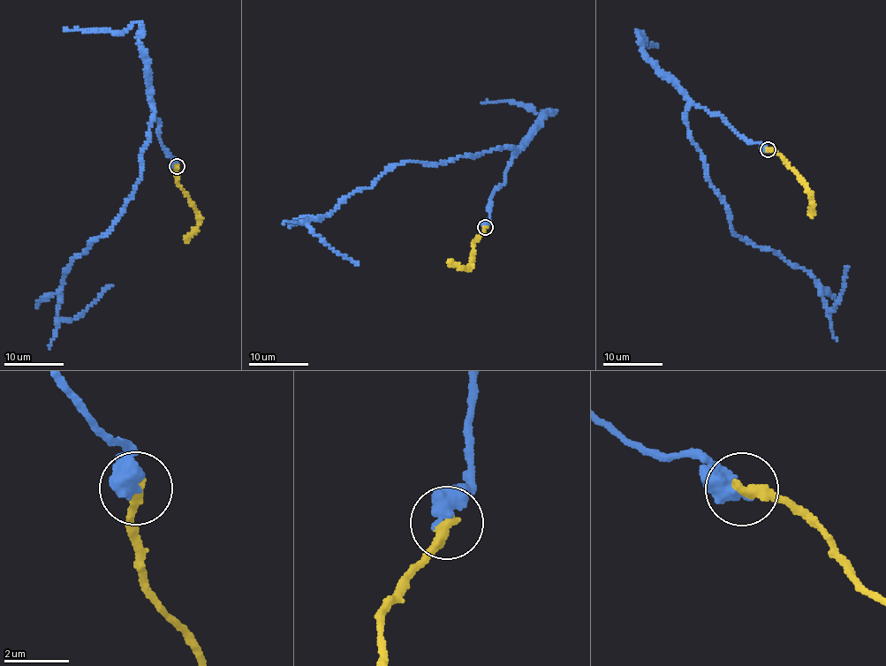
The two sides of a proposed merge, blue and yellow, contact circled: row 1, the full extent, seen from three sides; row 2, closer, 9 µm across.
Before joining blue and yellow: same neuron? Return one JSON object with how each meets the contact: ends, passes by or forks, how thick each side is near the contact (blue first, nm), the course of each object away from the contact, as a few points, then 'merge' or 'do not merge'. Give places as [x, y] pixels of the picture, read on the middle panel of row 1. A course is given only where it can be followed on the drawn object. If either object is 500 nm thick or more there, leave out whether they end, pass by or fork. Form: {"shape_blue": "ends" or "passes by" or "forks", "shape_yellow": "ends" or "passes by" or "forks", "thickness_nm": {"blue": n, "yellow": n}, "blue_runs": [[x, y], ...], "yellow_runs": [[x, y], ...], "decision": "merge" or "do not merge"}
{"thickness_nm": {"blue": 550, "yellow": 320}, "blue_runs": [[485, 226], [515, 151], [395, 165], [308, 220], [314, 234], [359, 264]], "yellow_runs": [[485, 228], [485, 232], [472, 246], [468, 268], [448, 261]], "decision": "merge"}

